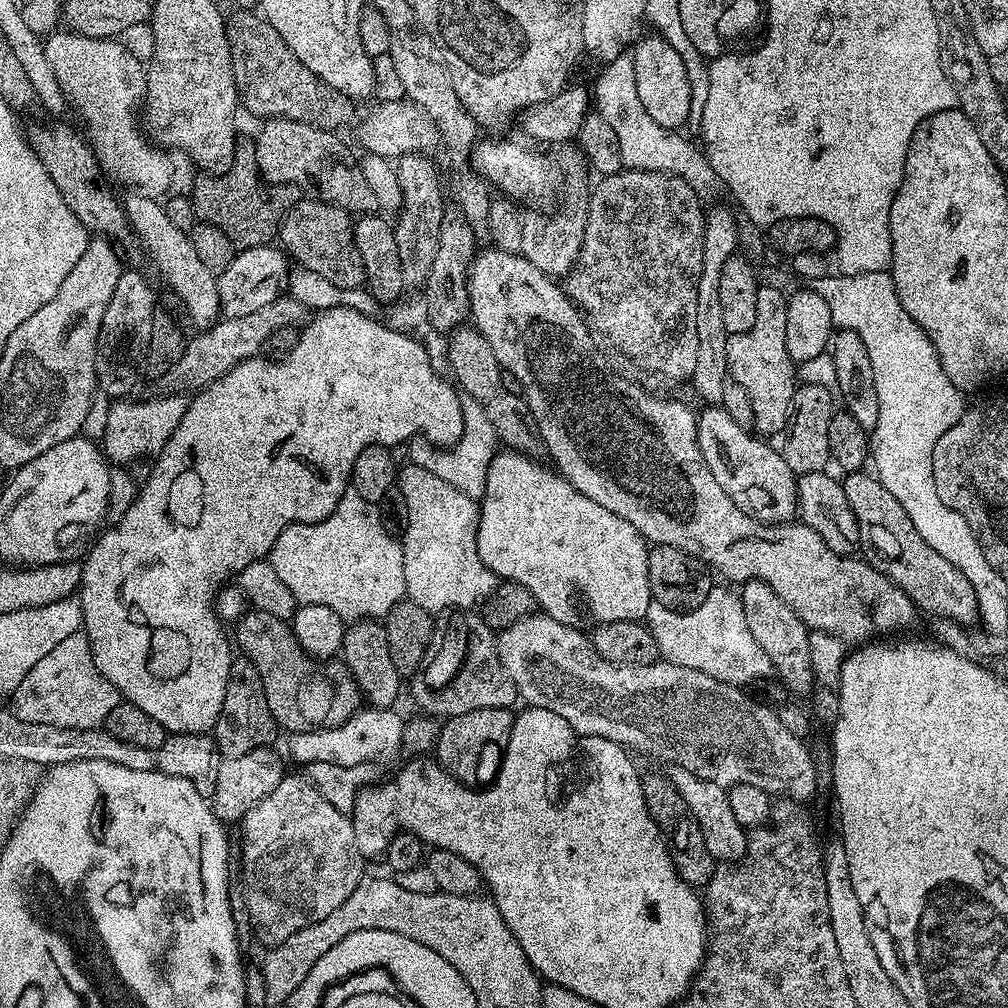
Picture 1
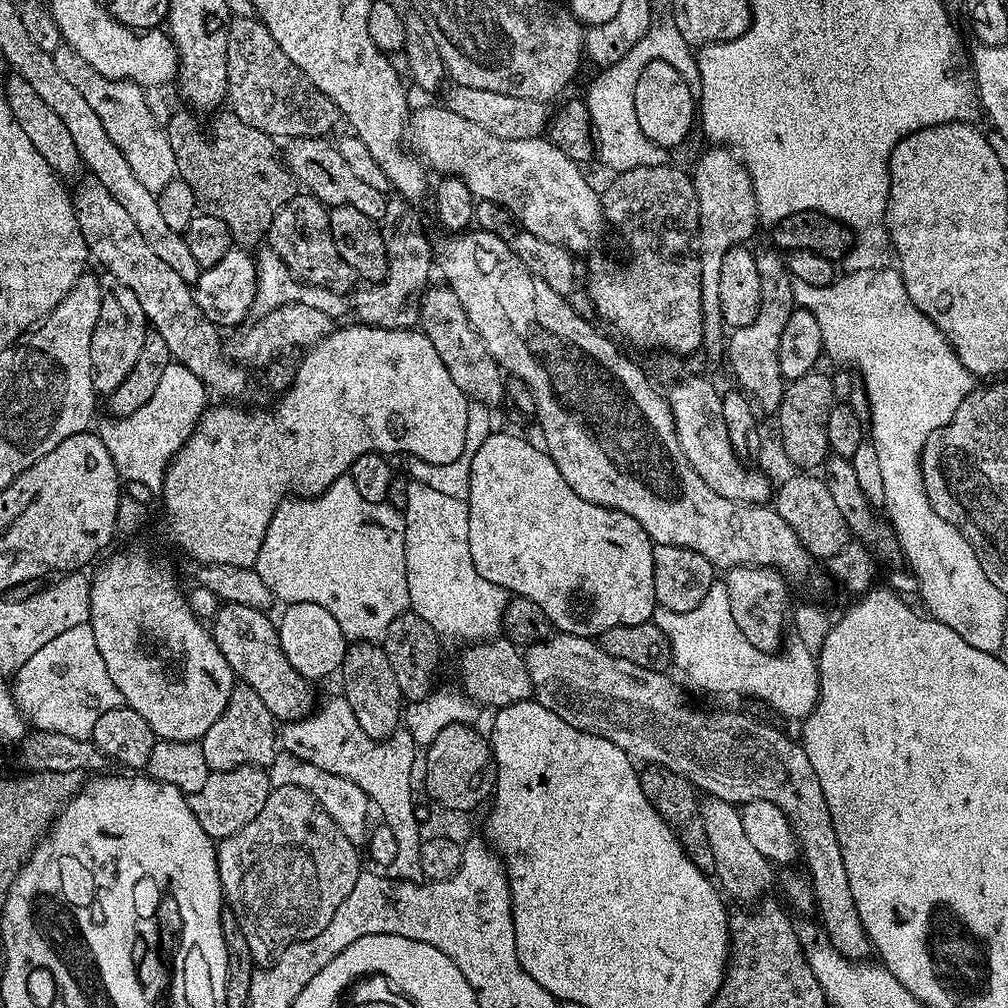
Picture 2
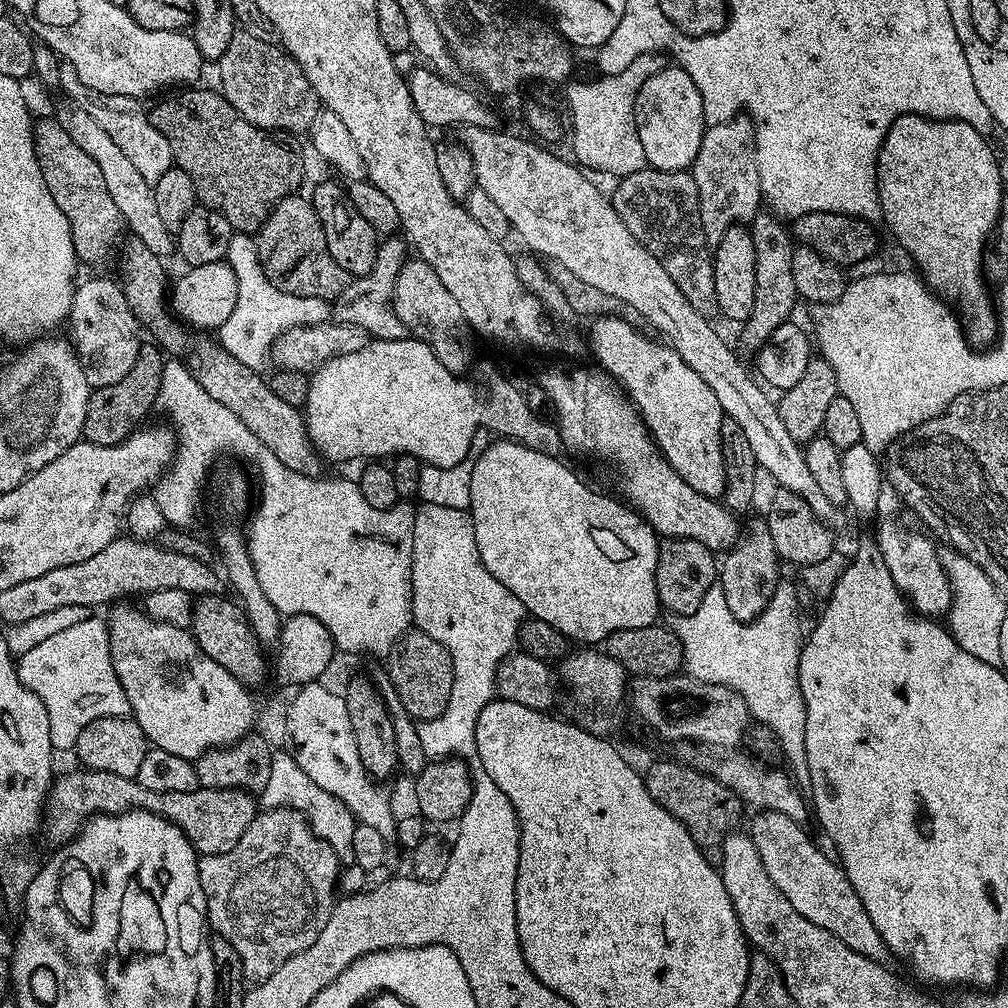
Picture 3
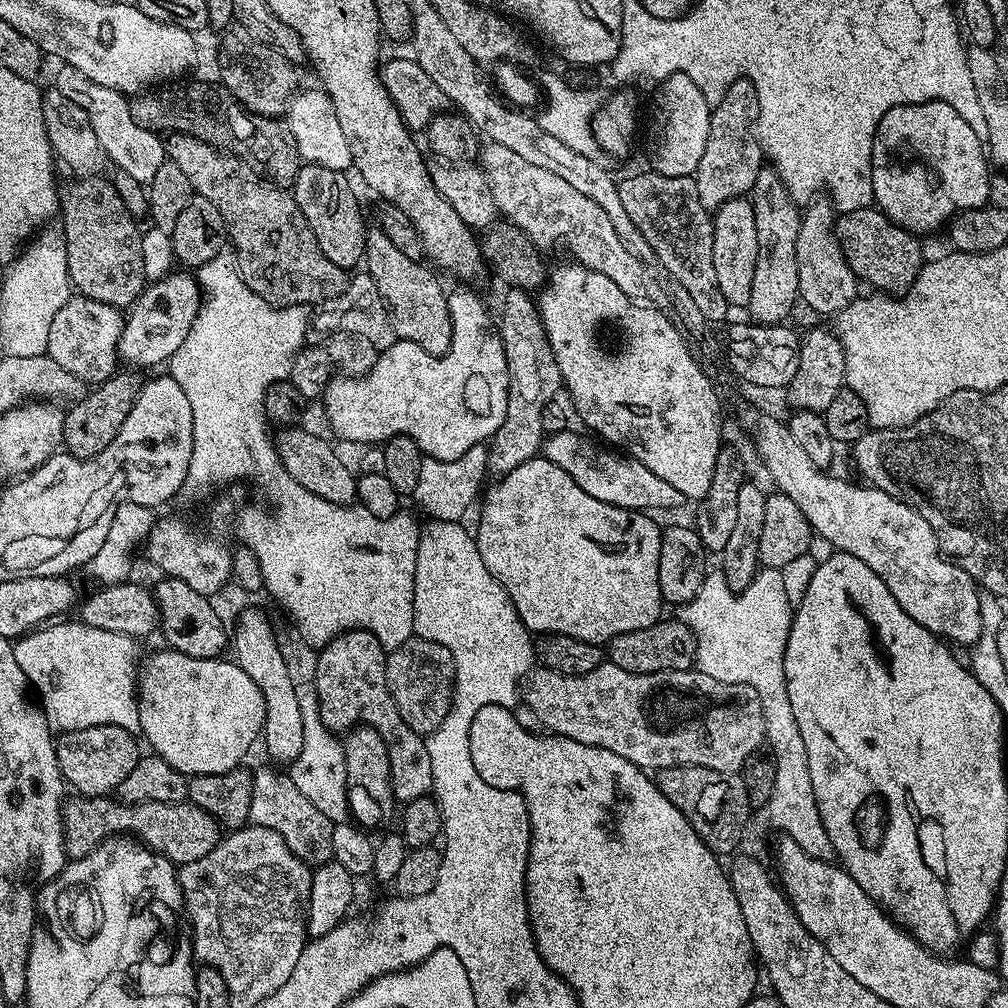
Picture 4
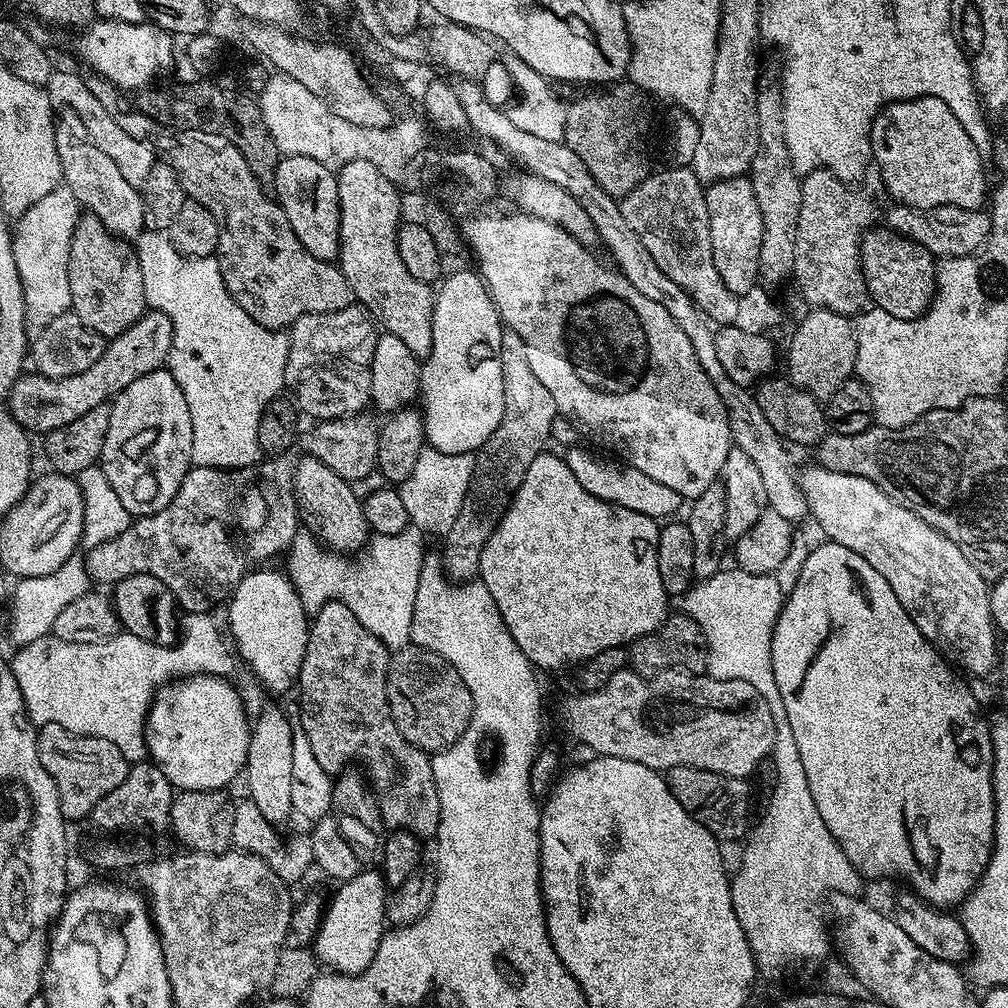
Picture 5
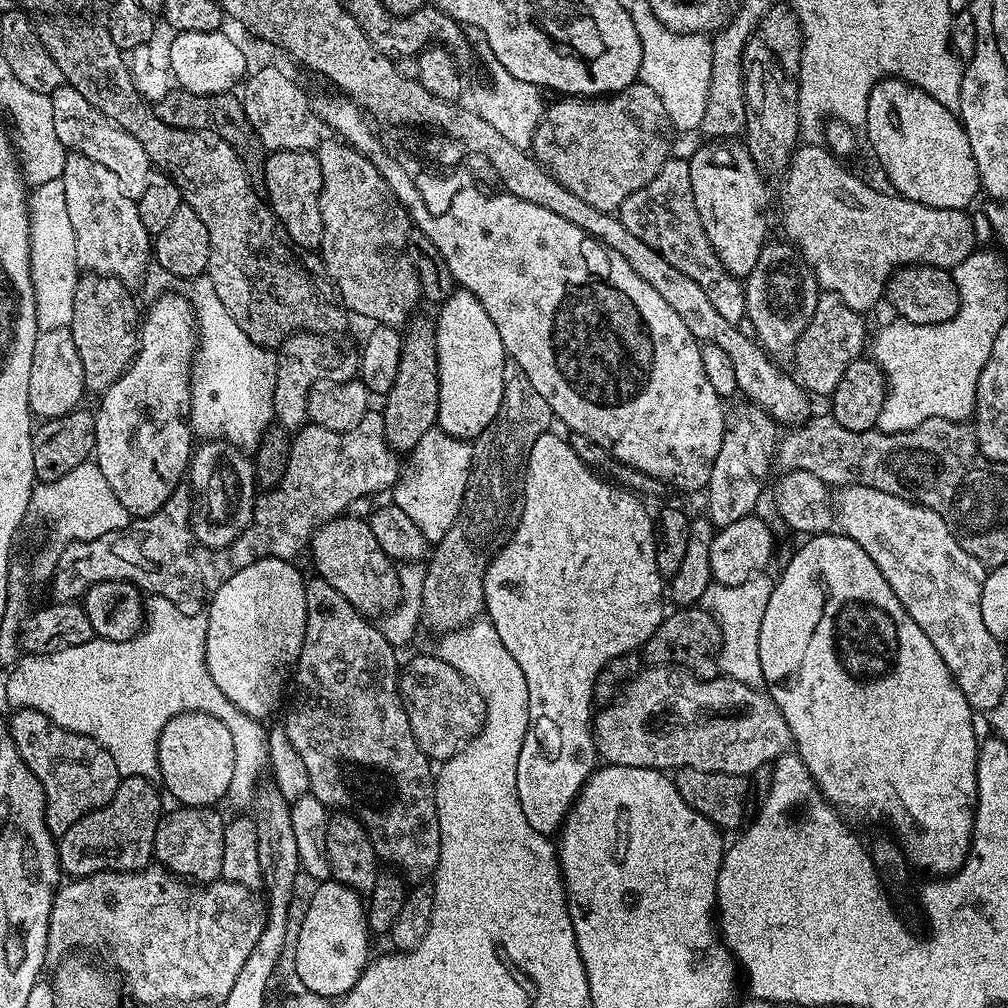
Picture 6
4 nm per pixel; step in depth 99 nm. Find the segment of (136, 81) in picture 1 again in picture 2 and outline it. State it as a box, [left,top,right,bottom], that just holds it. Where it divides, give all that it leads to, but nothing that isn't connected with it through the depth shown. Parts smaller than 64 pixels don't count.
[52,46,177,193]

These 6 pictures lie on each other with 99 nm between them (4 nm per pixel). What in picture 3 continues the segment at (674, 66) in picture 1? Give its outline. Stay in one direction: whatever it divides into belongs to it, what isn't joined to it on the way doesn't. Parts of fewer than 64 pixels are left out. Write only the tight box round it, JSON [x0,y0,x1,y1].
[634,70,704,172]

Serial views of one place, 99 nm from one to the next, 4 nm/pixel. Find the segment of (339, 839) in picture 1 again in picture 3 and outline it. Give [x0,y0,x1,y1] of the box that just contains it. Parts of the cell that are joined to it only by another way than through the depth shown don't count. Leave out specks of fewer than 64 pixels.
[200,808,341,982]

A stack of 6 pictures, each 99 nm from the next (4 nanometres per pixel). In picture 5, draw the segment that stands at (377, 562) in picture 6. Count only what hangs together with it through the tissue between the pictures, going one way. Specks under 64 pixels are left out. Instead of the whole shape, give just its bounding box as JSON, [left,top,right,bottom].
[292,454,370,553]

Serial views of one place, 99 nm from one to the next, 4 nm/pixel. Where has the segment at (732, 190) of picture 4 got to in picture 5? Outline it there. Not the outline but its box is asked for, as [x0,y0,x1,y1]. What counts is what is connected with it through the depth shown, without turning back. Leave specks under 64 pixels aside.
[690,12,760,186]

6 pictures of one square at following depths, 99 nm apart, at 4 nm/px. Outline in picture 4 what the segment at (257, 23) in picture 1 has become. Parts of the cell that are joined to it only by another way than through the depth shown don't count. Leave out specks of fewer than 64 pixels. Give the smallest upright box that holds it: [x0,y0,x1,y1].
[220,36,297,118]

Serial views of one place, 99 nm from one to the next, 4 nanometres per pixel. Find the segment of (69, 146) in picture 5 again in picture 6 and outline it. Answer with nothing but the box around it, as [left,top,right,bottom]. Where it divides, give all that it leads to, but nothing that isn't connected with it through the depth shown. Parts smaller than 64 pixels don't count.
[62,151,150,286]

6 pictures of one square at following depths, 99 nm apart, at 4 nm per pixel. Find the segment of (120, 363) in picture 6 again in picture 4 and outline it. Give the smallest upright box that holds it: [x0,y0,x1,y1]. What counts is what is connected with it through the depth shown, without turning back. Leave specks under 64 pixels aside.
[58,176,146,309]

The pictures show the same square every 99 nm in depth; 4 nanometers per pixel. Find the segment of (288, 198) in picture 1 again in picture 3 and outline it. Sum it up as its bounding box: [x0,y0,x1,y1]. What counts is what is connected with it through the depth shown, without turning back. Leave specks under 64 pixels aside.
[148,86,304,234]

